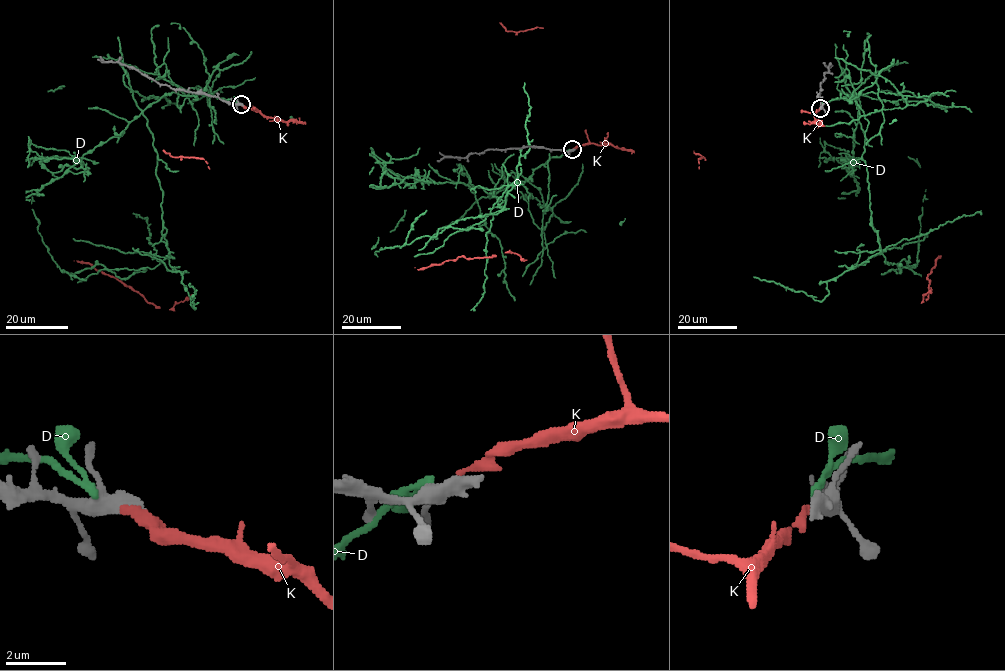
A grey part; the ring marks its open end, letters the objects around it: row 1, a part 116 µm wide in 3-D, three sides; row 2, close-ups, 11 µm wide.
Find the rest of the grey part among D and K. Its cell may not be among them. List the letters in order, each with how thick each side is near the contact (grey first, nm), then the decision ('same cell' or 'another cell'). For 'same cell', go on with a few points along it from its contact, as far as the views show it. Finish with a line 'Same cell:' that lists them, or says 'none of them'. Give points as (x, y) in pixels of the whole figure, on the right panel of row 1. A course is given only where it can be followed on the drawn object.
D: 420 nm thick on the grey side, 240 nm on the other; another cell
K: 650 nm thick on the grey side, 280 nm on the other; same cell
Same cell: K

